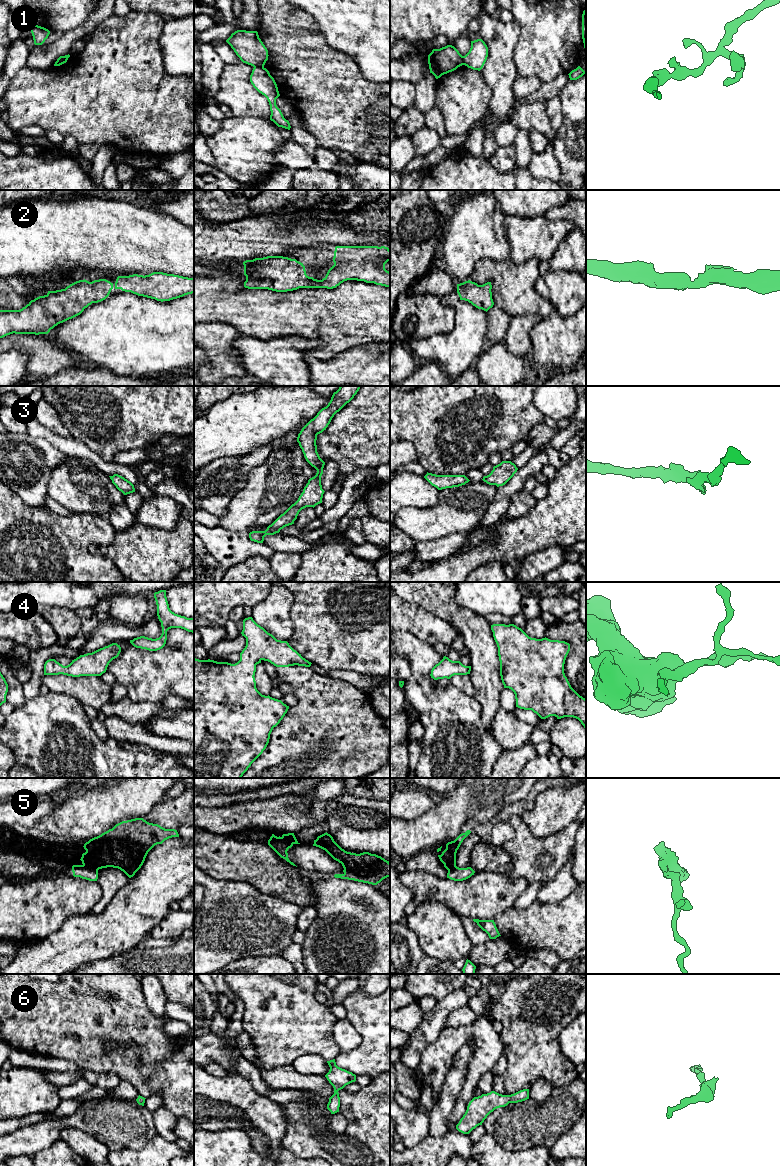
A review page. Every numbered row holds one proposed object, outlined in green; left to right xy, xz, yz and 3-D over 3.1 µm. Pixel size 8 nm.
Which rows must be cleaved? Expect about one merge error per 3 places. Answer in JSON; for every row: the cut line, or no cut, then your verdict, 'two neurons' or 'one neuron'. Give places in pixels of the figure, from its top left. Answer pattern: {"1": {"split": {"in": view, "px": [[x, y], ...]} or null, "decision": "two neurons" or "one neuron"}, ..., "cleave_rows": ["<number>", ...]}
{"1": {"split": {"in": "xz", "px": [[254, 66], [263, 67]]}, "decision": "two neurons"}, "2": {"split": null, "decision": "one neuron"}, "3": {"split": null, "decision": "one neuron"}, "4": {"split": null, "decision": "one neuron"}, "5": {"split": {"in": "xy", "px": [[83, 864], [97, 870]]}, "decision": "two neurons"}, "6": {"split": null, "decision": "one neuron"}, "cleave_rows": ["1", "5"]}

